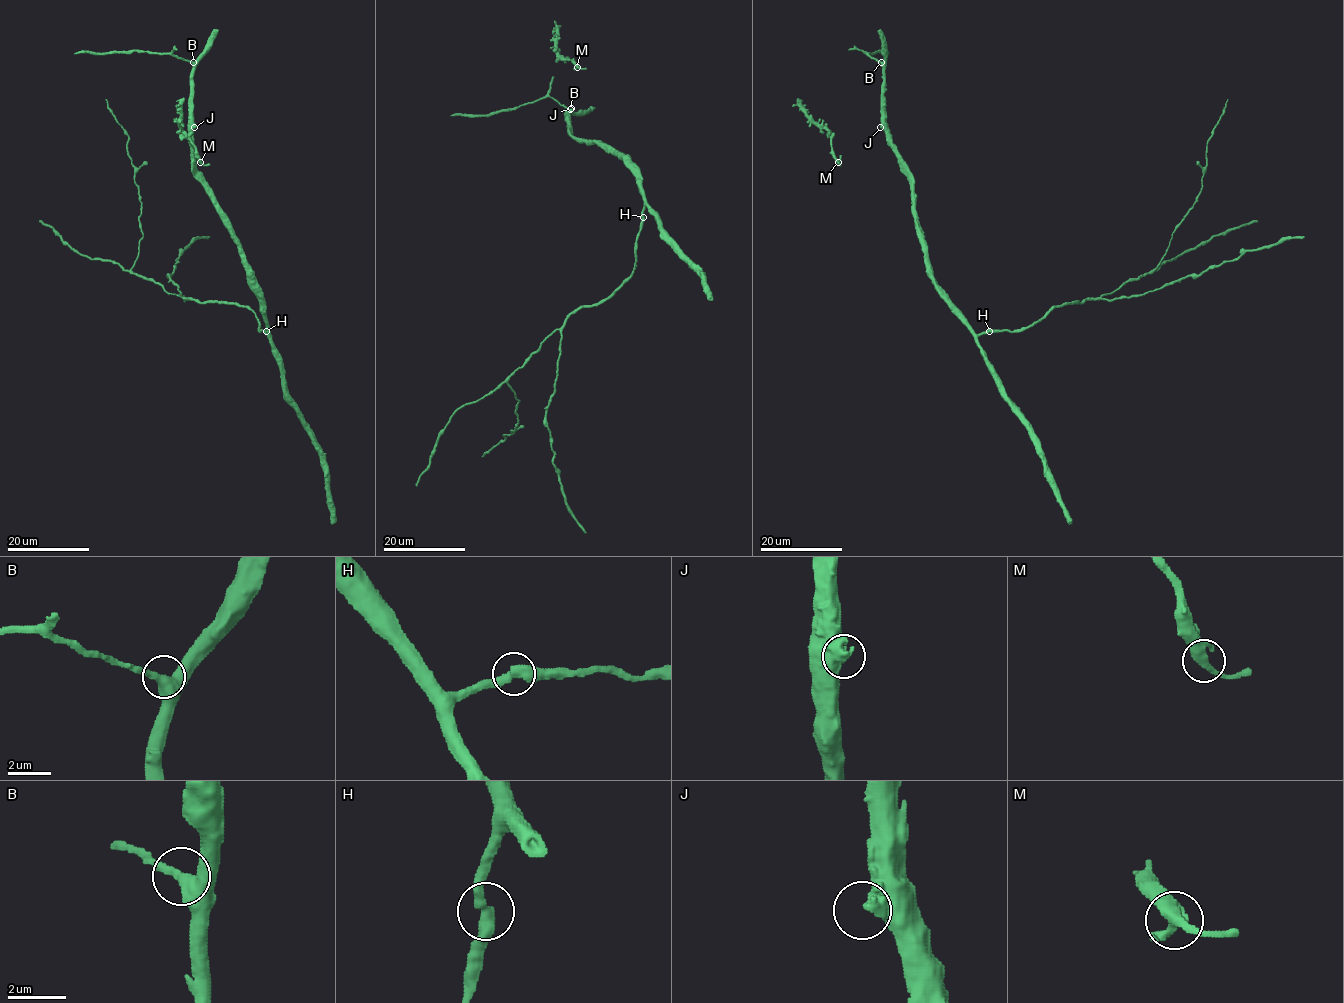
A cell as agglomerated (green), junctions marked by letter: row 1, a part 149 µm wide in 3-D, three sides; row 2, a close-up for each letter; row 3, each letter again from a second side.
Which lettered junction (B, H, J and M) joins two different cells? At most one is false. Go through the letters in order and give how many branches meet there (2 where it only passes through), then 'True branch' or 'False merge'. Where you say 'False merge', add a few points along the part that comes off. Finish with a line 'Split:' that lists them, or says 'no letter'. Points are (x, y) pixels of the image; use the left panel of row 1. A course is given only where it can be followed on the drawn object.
B: Branches: 2. True branch
H: Branches: 2. True branch
J: Branches: 1. True branch
M: Branches: 4. True branch
Split: no letter

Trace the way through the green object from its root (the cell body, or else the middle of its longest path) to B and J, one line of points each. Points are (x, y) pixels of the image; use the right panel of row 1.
B: (983, 332), (974, 332), (932, 274), (916, 222), (914, 177), (892, 144), (884, 120), (881, 62)
J: (983, 332), (974, 332), (937, 284), (916, 222), (914, 177), (906, 170), (890, 135), (880, 127)

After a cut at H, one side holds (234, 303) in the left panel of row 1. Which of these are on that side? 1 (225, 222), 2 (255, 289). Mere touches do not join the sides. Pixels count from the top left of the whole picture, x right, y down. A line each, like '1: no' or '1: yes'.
1: no
2: no

